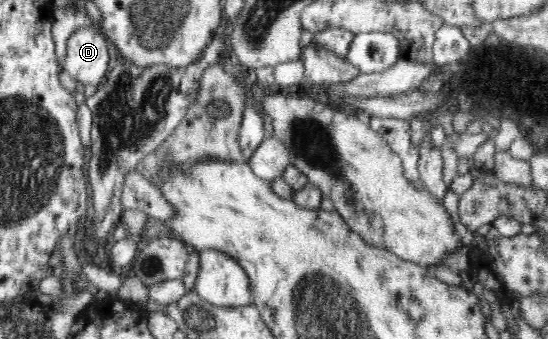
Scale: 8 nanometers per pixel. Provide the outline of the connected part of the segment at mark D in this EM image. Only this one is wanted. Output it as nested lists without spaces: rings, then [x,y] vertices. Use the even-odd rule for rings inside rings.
[[[96,24],[75,30],[67,40],[65,64],[72,78],[86,84],[100,85],[113,61],[109,42]]]

